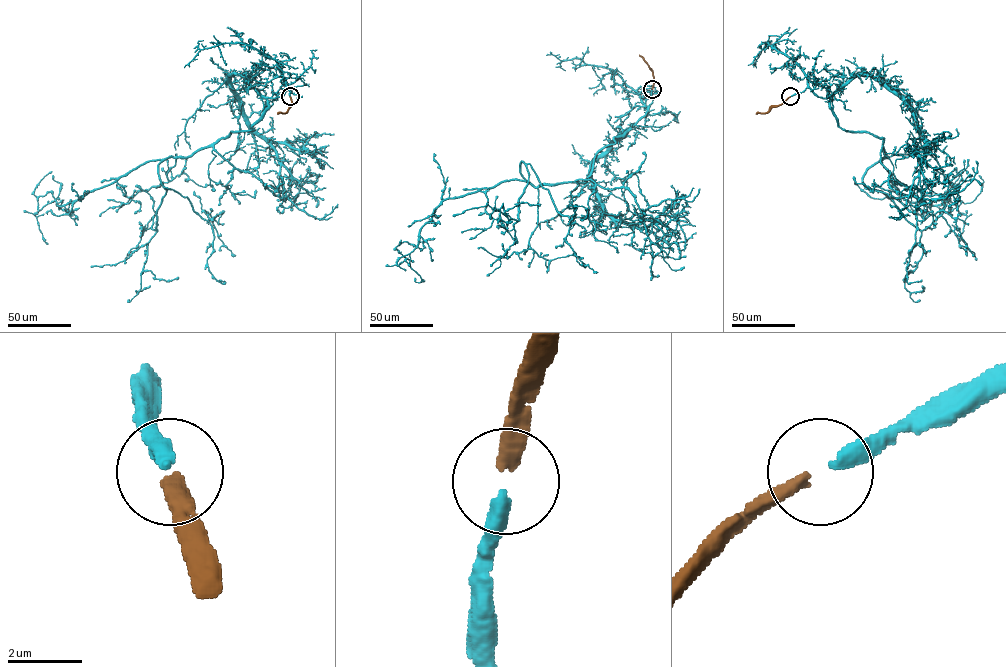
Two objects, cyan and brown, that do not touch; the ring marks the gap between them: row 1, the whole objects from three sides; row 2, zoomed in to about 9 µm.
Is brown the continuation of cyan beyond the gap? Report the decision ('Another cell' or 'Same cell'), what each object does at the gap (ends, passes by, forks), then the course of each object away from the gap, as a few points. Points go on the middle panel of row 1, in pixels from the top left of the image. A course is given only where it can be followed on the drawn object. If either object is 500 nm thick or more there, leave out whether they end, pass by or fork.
Same cell. At the ring cyan ends. At the ring brown ends. Course of cyan: (652, 90), (645, 114), (597, 153), (583, 182), (505, 180), (445, 199), (397, 264), (409, 266). Course of brown: (652, 89), (653, 71), (639, 55)

